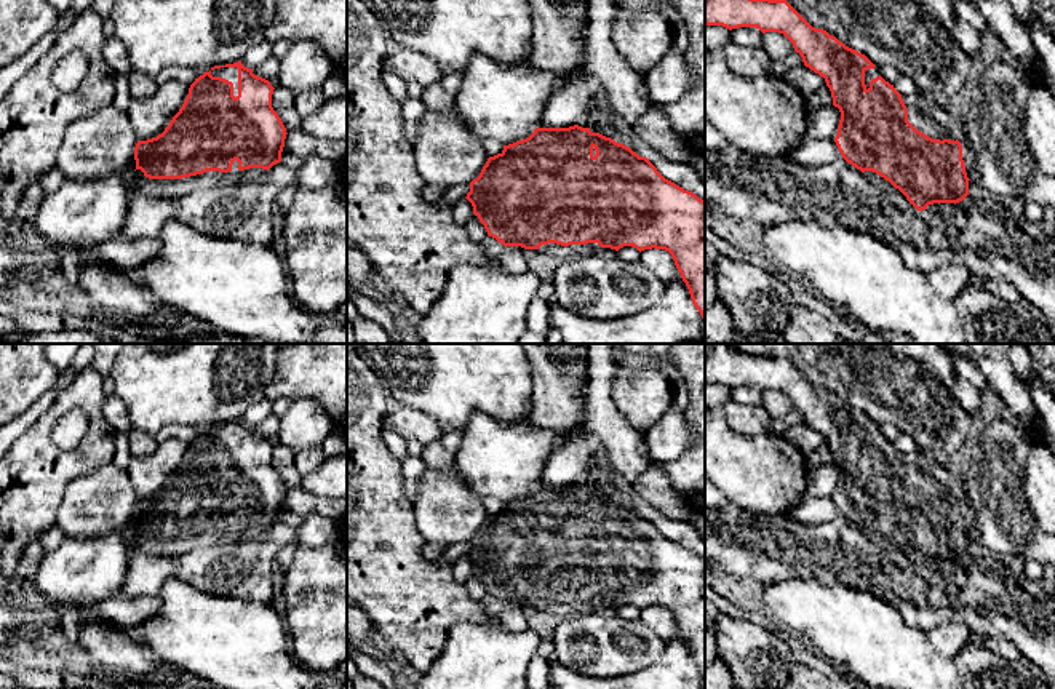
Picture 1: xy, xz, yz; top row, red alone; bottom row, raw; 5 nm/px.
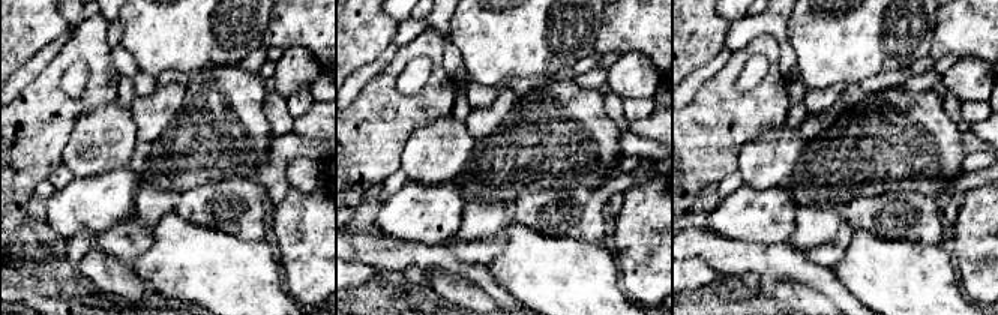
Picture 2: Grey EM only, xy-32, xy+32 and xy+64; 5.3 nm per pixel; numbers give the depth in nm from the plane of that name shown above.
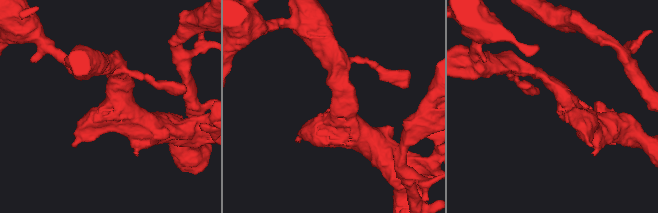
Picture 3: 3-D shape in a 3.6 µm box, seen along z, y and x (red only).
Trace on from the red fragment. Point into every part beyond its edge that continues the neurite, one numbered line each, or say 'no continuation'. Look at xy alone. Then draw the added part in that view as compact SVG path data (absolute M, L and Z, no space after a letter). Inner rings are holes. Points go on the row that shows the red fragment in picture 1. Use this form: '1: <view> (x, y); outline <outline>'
1: xy (230, 74); outline M221 67L211 70L213 77L221 77L233 83L233 96L238 96L238 69L237 67Z
2: xy (173, 189); outline M235 160L229 173L206 171L203 174L182 177L182 179L149 179L144 176L141 169L136 171L125 169L125 176L126 176L129 197L133 197L134 193L145 193L149 197L179 200L181 197L190 192L216 185L243 184L243 182L264 184L267 169L249 168L240 171L238 161Z

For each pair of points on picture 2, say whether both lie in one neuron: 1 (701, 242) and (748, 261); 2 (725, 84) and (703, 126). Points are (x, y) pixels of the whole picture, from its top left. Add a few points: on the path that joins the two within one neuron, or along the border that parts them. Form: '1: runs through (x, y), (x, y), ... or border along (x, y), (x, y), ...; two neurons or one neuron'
1: runs through (713, 249), (736, 257); one neuron
2: runs through (719, 95), (718, 111), (713, 116); one neuron

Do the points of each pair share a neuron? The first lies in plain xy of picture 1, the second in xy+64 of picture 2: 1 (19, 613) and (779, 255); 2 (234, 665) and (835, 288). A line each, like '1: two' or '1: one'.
1: one
2: two

